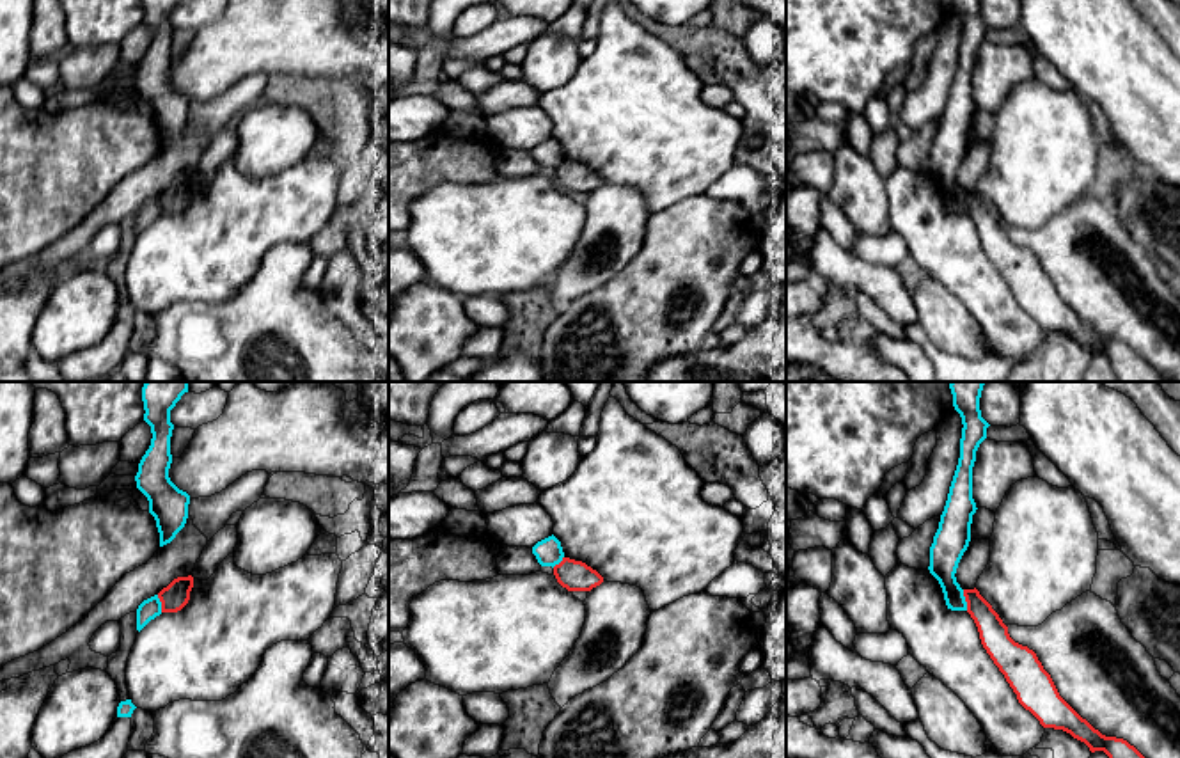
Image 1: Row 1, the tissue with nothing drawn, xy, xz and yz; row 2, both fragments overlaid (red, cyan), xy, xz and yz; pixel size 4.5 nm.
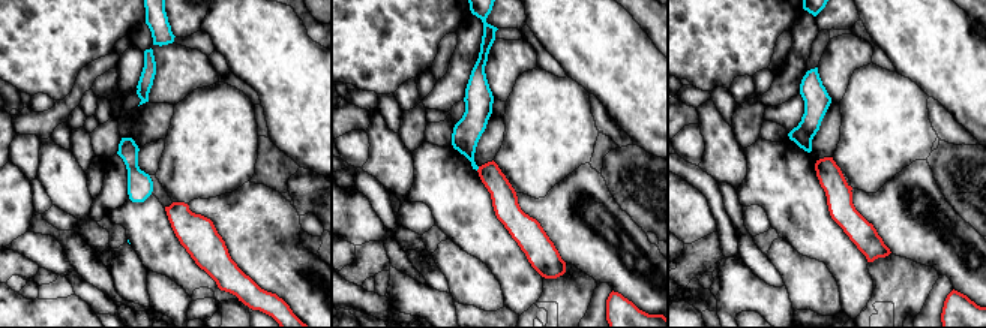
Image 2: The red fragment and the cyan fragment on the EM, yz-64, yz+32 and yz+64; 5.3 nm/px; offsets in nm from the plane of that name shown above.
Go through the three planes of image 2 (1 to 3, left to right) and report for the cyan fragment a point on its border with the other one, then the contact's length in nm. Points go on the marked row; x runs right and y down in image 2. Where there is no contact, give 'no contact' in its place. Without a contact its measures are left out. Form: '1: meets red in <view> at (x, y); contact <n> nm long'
1: no contact
2: meets red in yz+32 at (479, 168); contact 30 nm long
3: no contact

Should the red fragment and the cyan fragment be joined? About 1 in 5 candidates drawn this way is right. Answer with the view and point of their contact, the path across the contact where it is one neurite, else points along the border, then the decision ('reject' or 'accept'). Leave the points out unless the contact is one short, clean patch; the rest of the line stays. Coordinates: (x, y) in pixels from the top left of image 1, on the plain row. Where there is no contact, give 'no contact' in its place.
meets red in yz at (966, 203); border along yz (962, 192), (967, 212); reject

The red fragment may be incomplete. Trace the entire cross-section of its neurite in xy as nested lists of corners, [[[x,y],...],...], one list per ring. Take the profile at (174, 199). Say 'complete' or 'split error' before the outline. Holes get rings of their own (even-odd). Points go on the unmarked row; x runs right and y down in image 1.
complete | [[[177,179],[167,190],[158,195],[161,204],[161,215],[177,215],[181,213],[188,202],[190,193],[193,190],[193,179]]]

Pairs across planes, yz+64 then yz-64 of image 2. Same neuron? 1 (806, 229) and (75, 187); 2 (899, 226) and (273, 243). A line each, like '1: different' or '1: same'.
1: different
2: same

